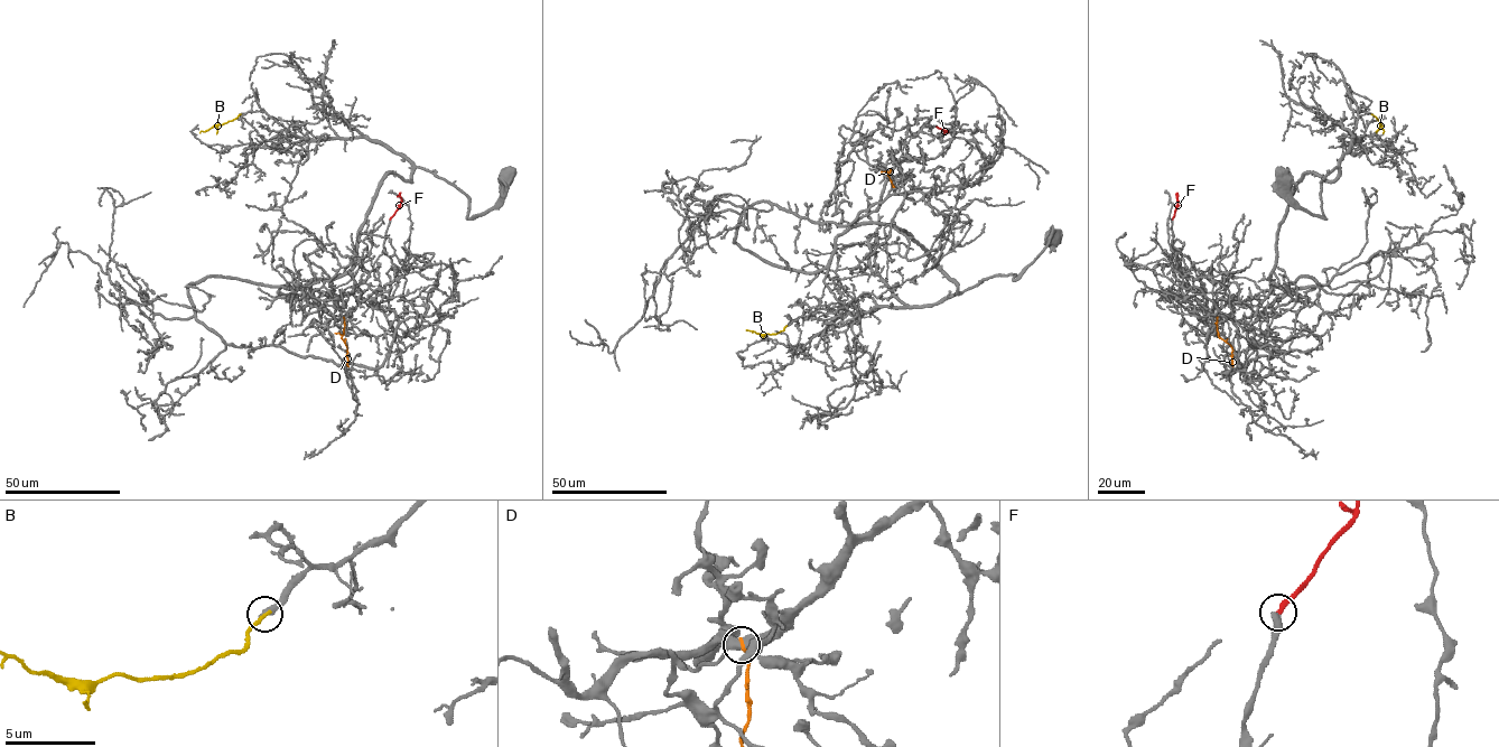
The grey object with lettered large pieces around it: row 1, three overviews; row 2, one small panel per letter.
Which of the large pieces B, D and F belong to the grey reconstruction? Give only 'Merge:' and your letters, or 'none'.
Merge: F

